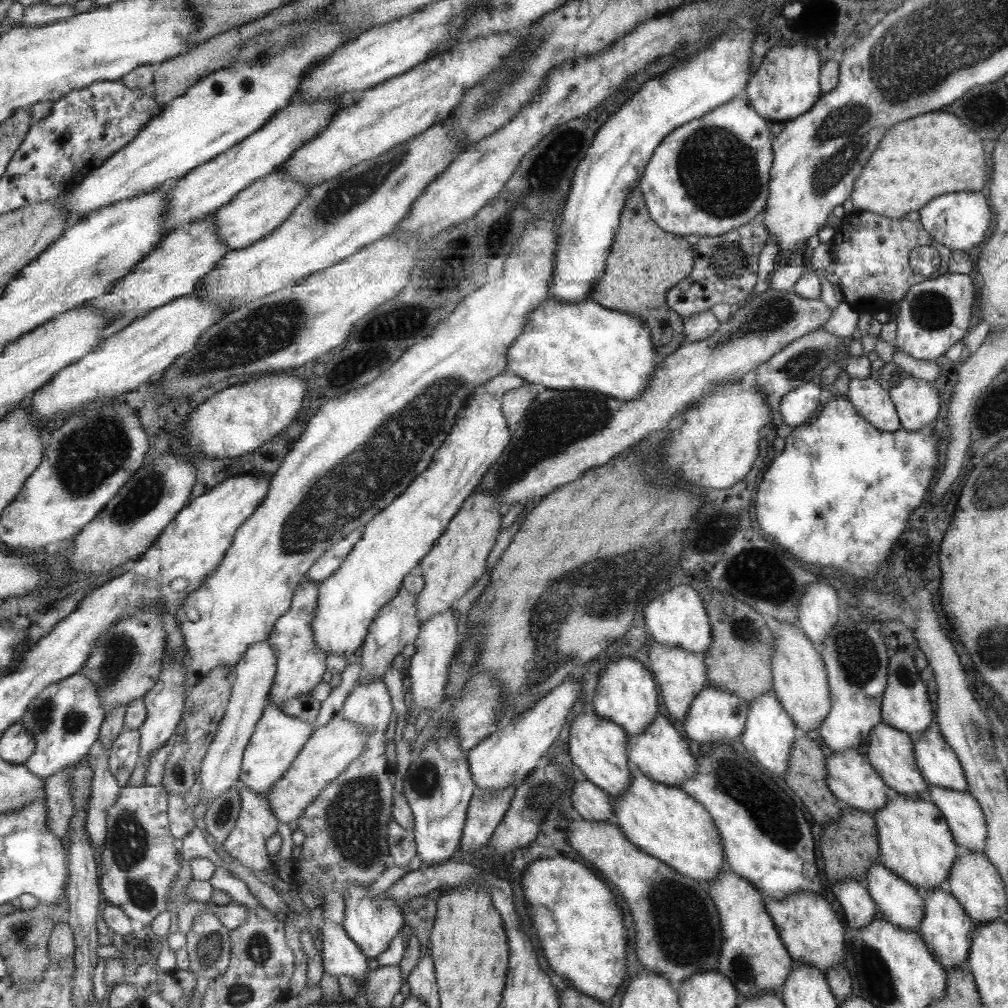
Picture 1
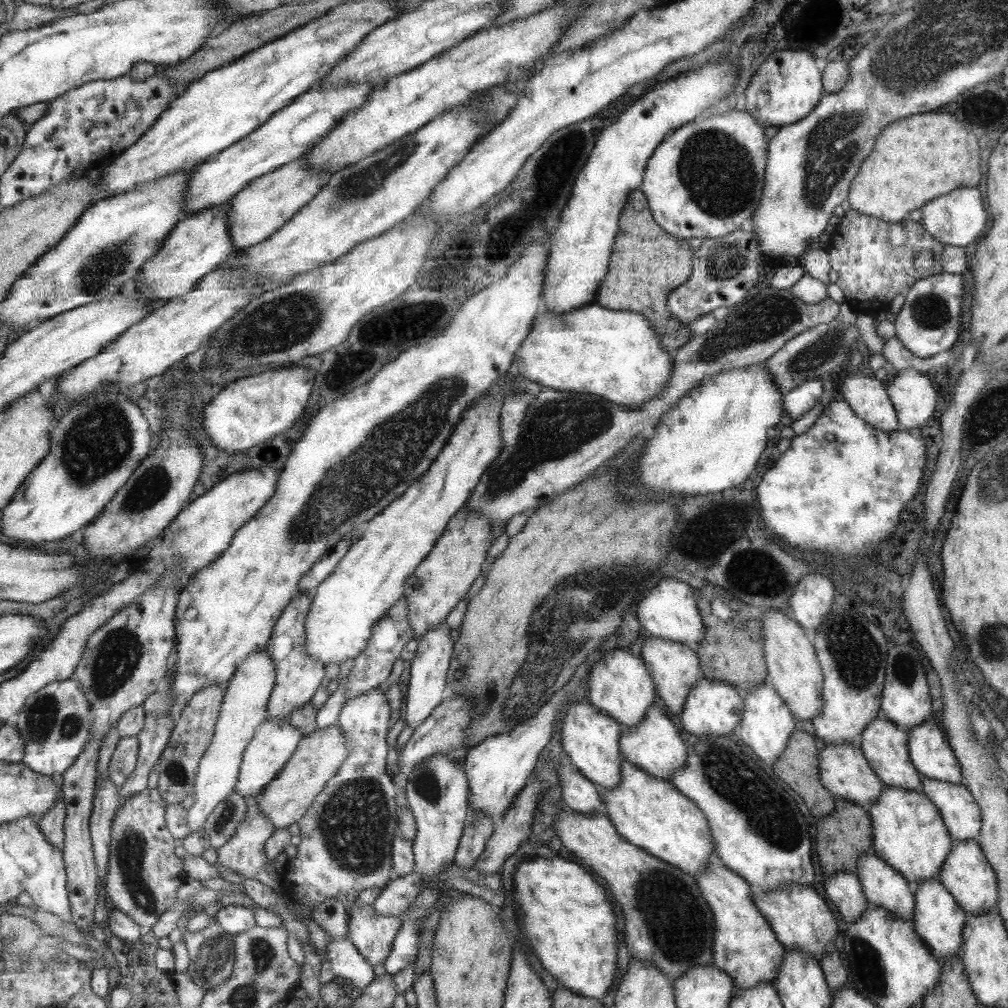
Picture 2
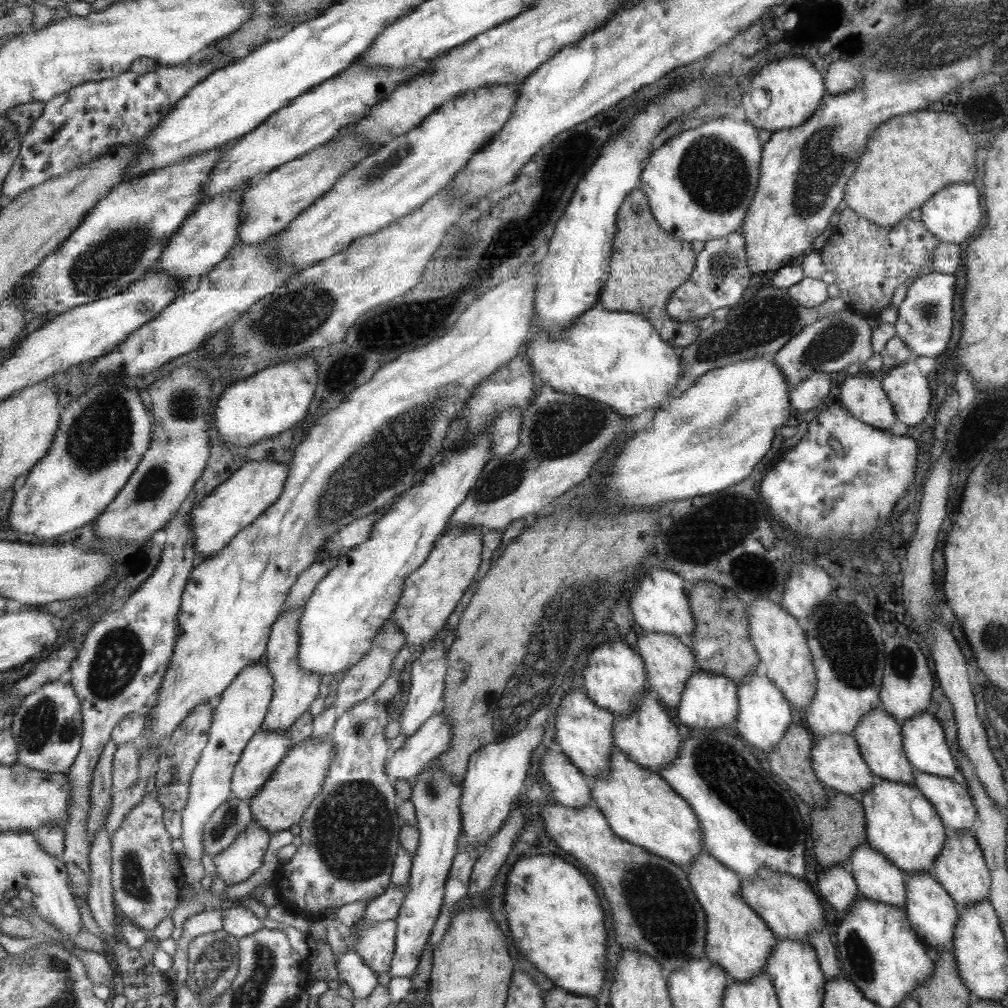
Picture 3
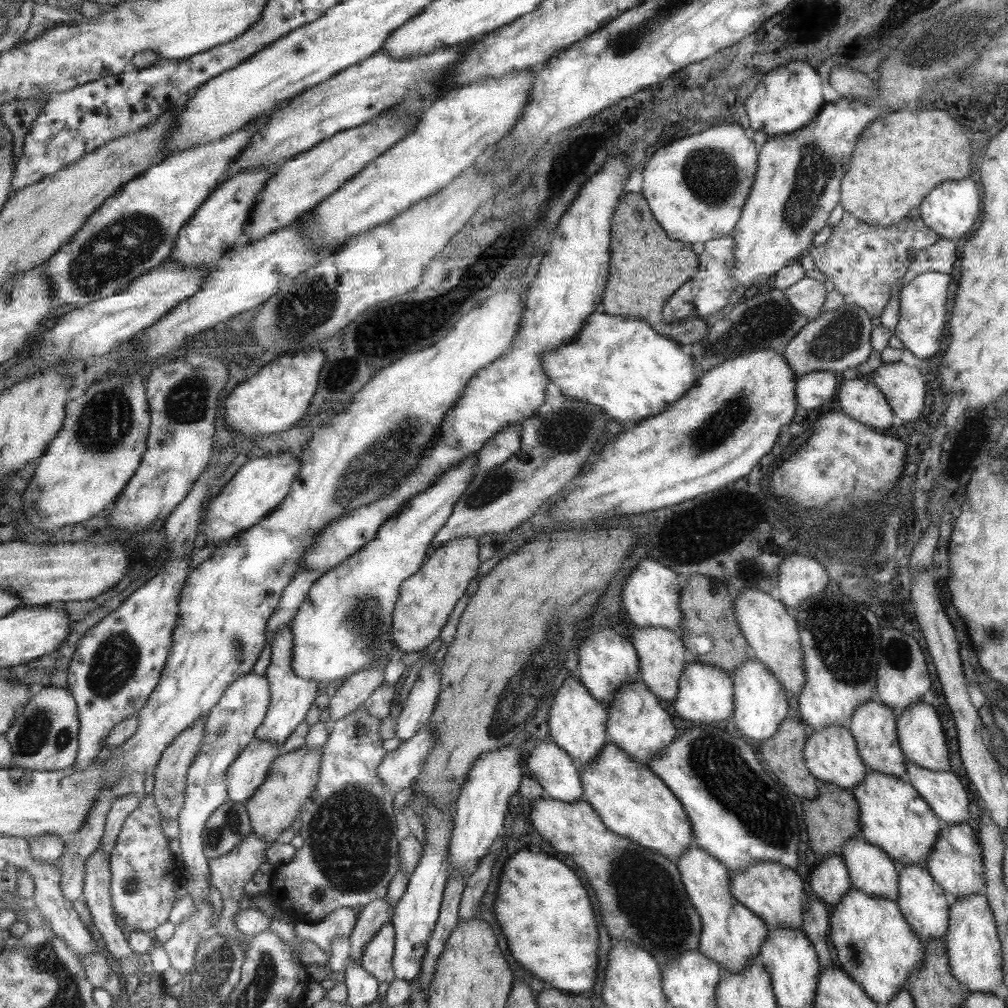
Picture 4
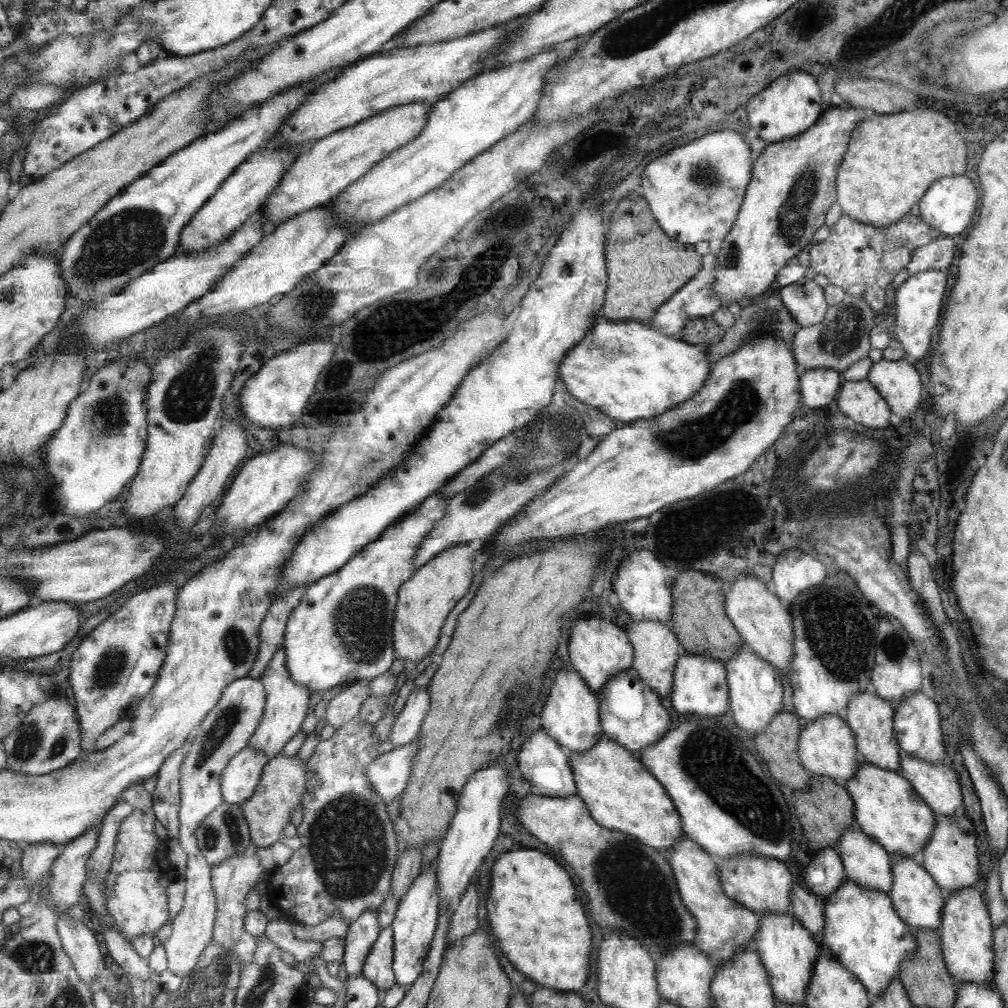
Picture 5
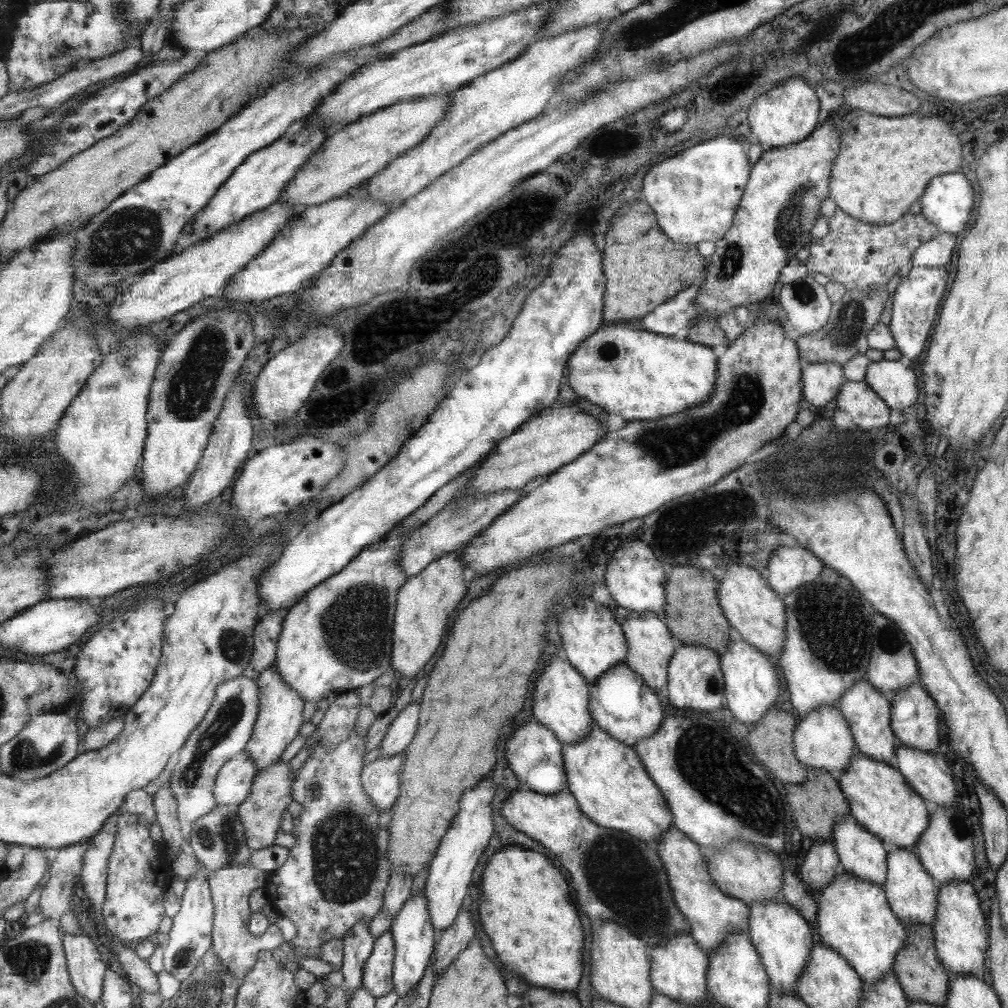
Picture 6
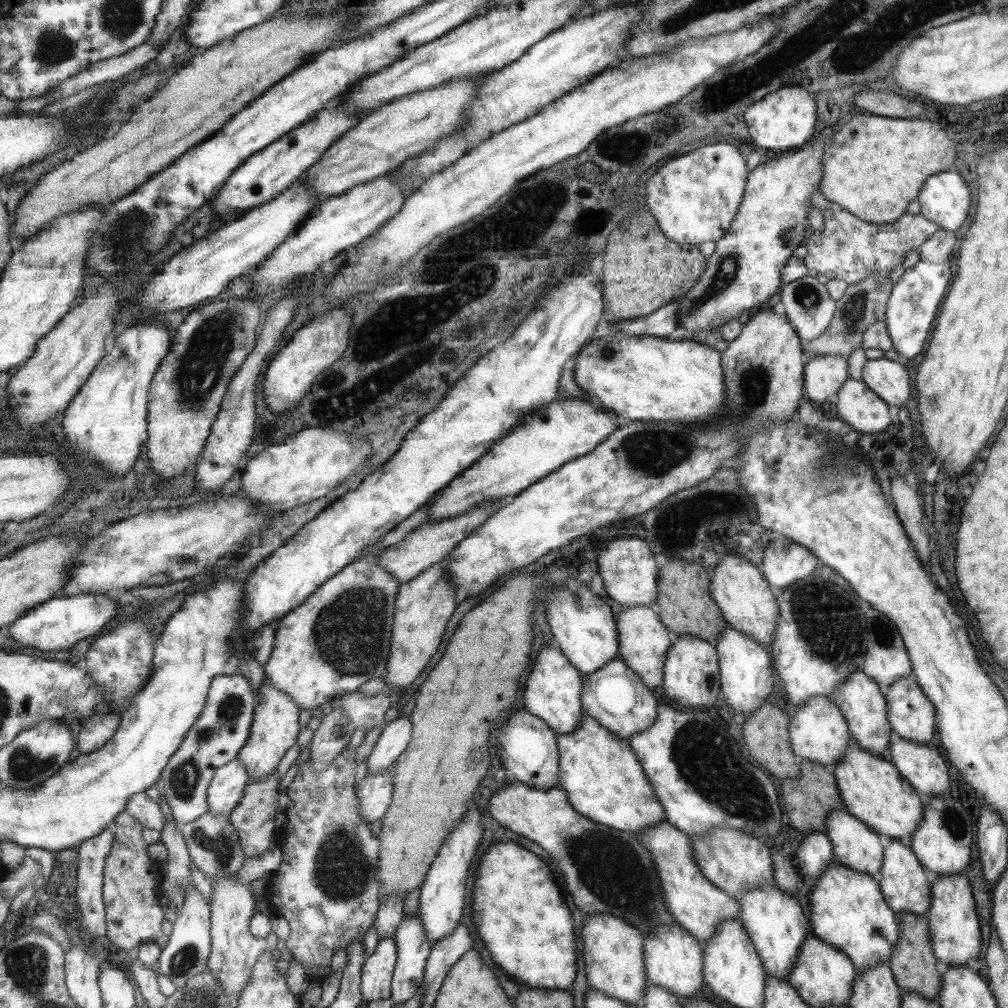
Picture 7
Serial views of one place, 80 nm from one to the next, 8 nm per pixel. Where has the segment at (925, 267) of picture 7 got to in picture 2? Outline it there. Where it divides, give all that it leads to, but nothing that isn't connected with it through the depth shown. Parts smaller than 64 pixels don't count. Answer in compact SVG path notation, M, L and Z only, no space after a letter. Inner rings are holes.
M941 272L929 275L908 288L900 311L894 314L895 337L917 358L929 358L941 350L951 349L959 334L959 314L963 298L963 278Z

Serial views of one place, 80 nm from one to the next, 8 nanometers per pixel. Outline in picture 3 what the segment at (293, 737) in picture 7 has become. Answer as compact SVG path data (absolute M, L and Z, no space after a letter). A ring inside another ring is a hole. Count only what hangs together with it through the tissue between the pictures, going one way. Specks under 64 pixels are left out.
M305 606L290 608L273 625L266 655L268 667L276 681L275 695L261 730L289 732L293 724L297 724L297 720L305 715L305 712L310 711L313 702L319 697L319 686L321 686L323 675L318 672L307 672L300 663L300 622L305 609Z

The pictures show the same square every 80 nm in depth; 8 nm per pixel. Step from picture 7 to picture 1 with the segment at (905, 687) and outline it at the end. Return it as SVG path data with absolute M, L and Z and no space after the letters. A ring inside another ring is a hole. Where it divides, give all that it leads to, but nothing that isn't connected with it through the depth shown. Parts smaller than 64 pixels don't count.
M936 727L923 731L918 738L913 738L916 767L929 784L966 792L964 770L961 770L956 754L951 752L952 749L943 739Z

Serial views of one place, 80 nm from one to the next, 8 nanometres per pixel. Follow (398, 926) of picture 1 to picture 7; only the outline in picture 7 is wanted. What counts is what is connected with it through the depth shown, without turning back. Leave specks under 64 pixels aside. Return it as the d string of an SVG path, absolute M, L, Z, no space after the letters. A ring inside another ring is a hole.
M387 937L378 942L373 956L366 960L362 976L362 993L369 1002L392 998L394 972L398 962L396 939Z

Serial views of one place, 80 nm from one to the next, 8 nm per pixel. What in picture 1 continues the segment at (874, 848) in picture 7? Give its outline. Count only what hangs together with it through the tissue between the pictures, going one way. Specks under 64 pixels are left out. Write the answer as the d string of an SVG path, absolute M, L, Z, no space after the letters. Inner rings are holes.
M877 862L868 868L863 884L881 918L909 932L919 932L925 899L920 890Z

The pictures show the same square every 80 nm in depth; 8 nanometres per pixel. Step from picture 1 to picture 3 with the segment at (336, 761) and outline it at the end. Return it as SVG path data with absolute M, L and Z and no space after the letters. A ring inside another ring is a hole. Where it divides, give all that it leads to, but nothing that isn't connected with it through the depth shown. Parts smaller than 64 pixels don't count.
M326 735L319 739L309 737L305 742L299 742L277 767L274 776L251 802L253 819L261 824L261 828L273 834L289 830L290 826L300 825L304 820L305 812L316 799L316 795L321 794L331 765L337 757L337 748L330 740L331 735Z

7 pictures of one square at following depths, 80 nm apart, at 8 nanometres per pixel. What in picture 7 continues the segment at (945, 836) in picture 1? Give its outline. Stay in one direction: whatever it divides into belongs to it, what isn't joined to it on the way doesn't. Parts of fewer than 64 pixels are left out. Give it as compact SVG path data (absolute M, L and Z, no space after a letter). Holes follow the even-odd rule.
M854 743L849 744L841 761L831 771L836 777L843 810L863 822L873 833L907 843L920 827L924 805L921 804L916 789L901 776L891 761L869 754Z

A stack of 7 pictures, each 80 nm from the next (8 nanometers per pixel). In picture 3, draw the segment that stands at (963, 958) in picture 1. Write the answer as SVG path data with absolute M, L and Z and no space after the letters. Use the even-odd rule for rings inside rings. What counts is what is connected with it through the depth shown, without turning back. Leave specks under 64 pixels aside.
M927 871L905 874L905 882L907 895L904 911L916 935L932 953L952 946L956 922L960 915L955 901L948 895L947 890Z

